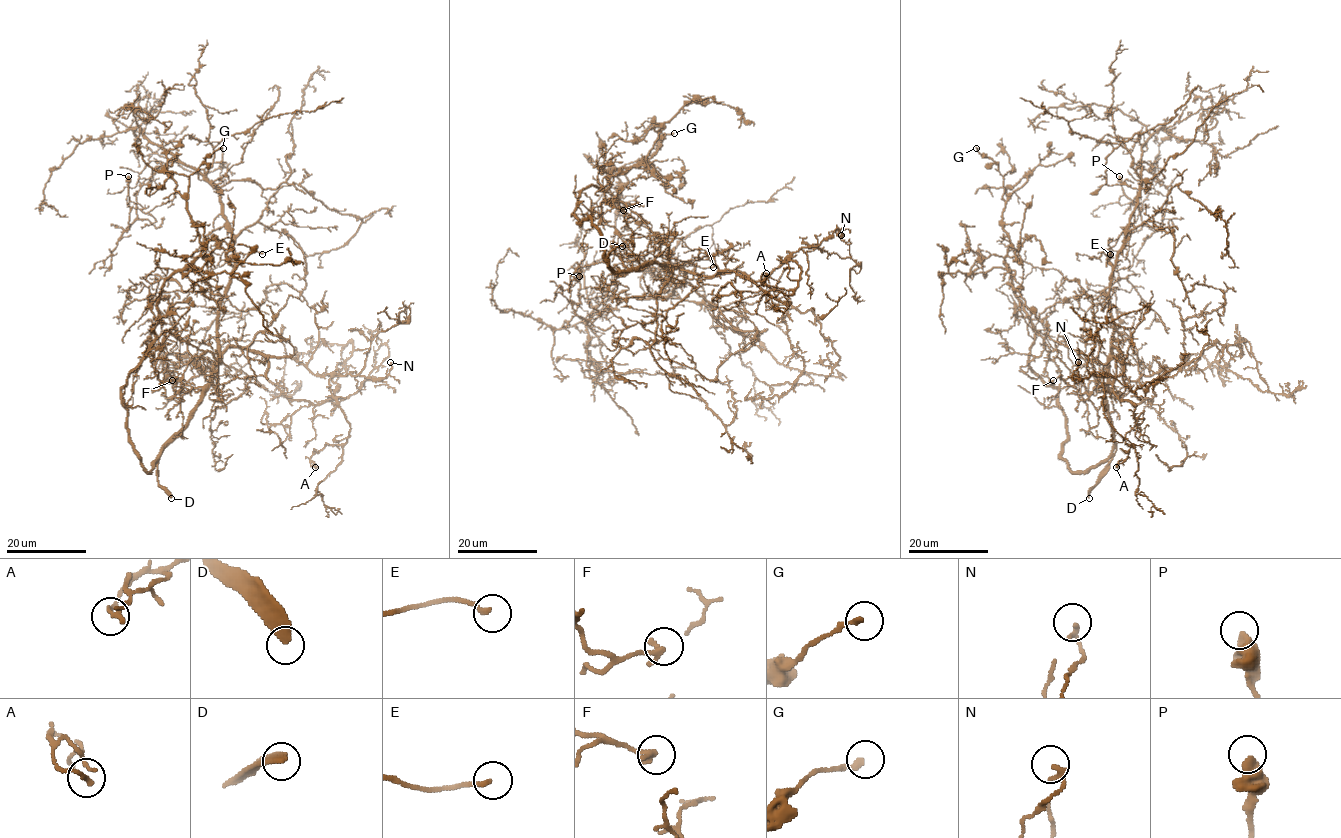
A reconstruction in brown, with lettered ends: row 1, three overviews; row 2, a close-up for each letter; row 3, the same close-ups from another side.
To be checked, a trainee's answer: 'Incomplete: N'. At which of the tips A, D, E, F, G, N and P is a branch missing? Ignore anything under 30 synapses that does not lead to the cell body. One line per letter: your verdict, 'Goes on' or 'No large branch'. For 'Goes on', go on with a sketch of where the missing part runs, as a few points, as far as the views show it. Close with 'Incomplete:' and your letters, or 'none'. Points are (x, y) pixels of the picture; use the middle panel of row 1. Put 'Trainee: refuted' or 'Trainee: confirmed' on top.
Trainee: refuted
A: No large branch
D: Goes on
E: No large branch
F: No large branch
G: No large branch
N: No large branch
P: No large branch
Incomplete: D

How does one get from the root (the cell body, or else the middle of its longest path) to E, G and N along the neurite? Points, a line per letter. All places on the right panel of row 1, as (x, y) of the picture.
E: (1106, 403), (1113, 331), (1110, 302), (1113, 266), (1109, 261), (1110, 254)
G: (1106, 403), (1111, 454), (1073, 471), (1058, 390), (1029, 362), (1035, 325), (1005, 259), (1004, 177), (976, 148)
N: (1106, 403), (1107, 358), (1112, 346), (1119, 351), (1115, 356), (1123, 370), (1116, 376), (1072, 378), (1078, 362)

